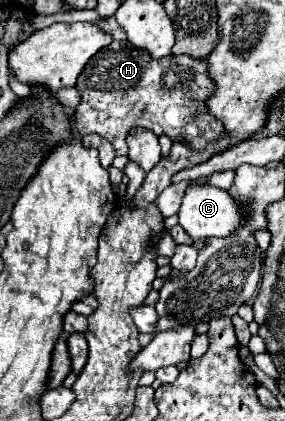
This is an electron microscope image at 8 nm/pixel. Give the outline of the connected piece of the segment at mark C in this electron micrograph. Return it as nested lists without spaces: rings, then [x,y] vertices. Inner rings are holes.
[[[190,184],[186,188],[178,218],[180,218],[180,226],[188,232],[192,242],[200,242],[200,240],[212,238],[212,236],[226,238],[228,232],[234,232],[238,228],[242,214],[226,190],[220,190],[220,188],[214,188],[208,184]]]

